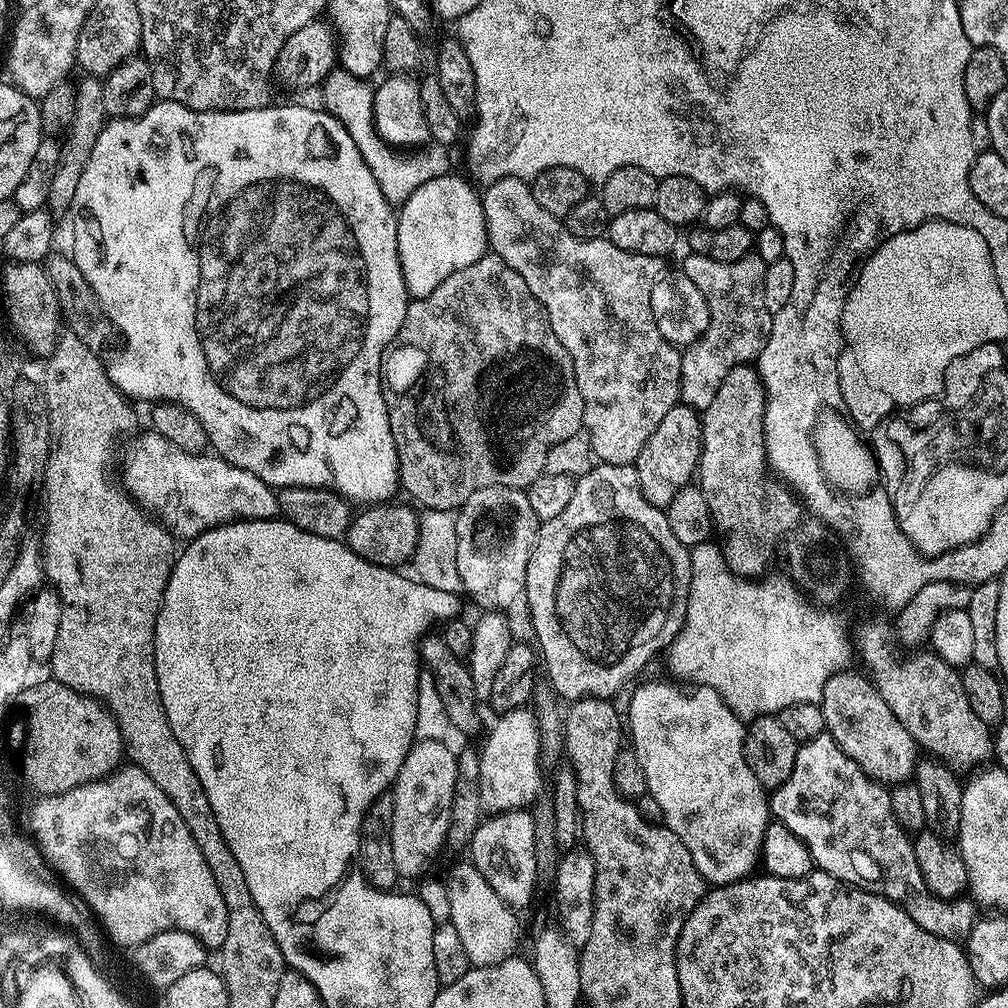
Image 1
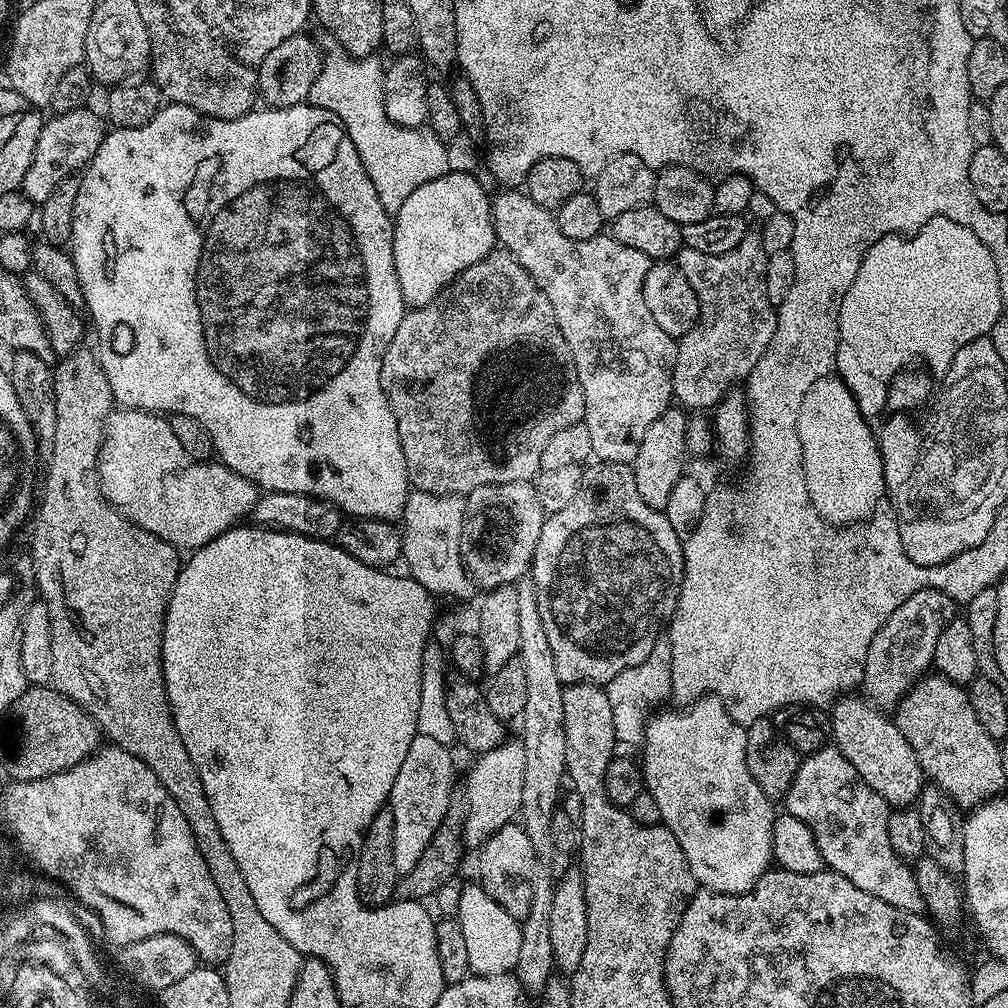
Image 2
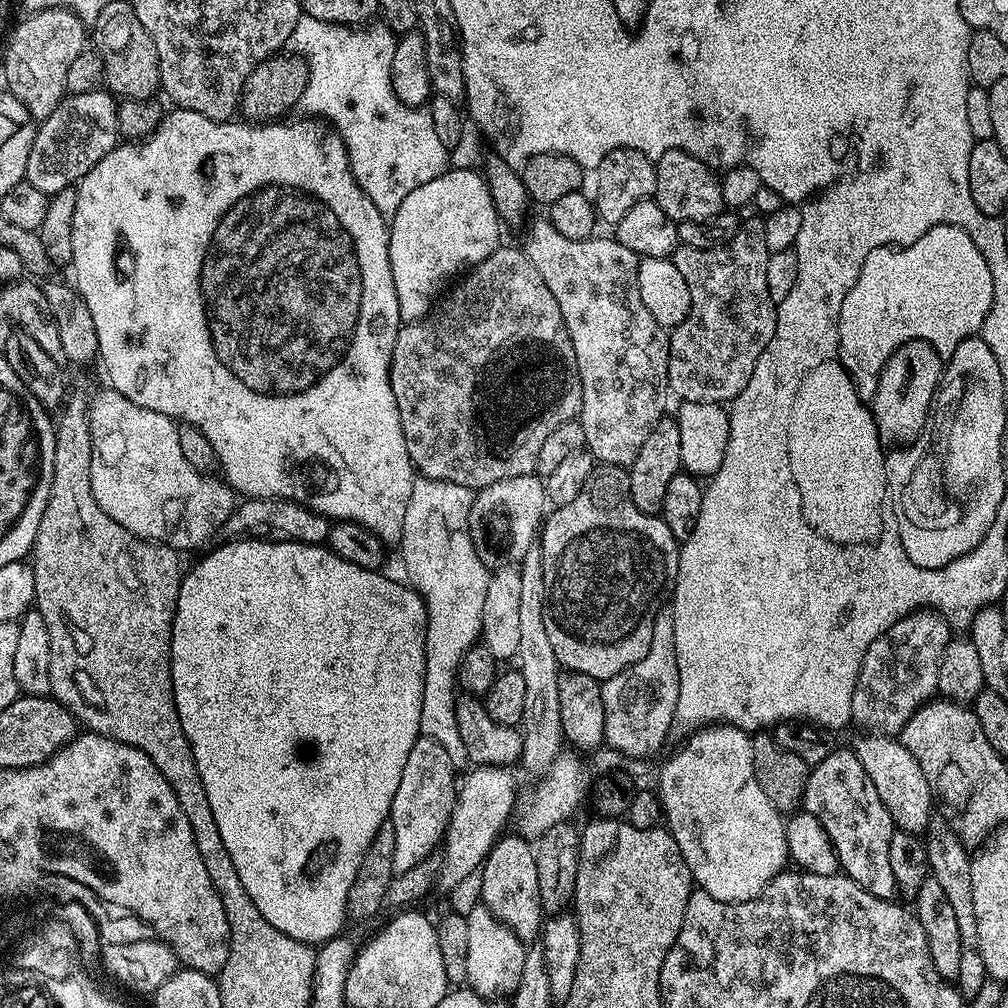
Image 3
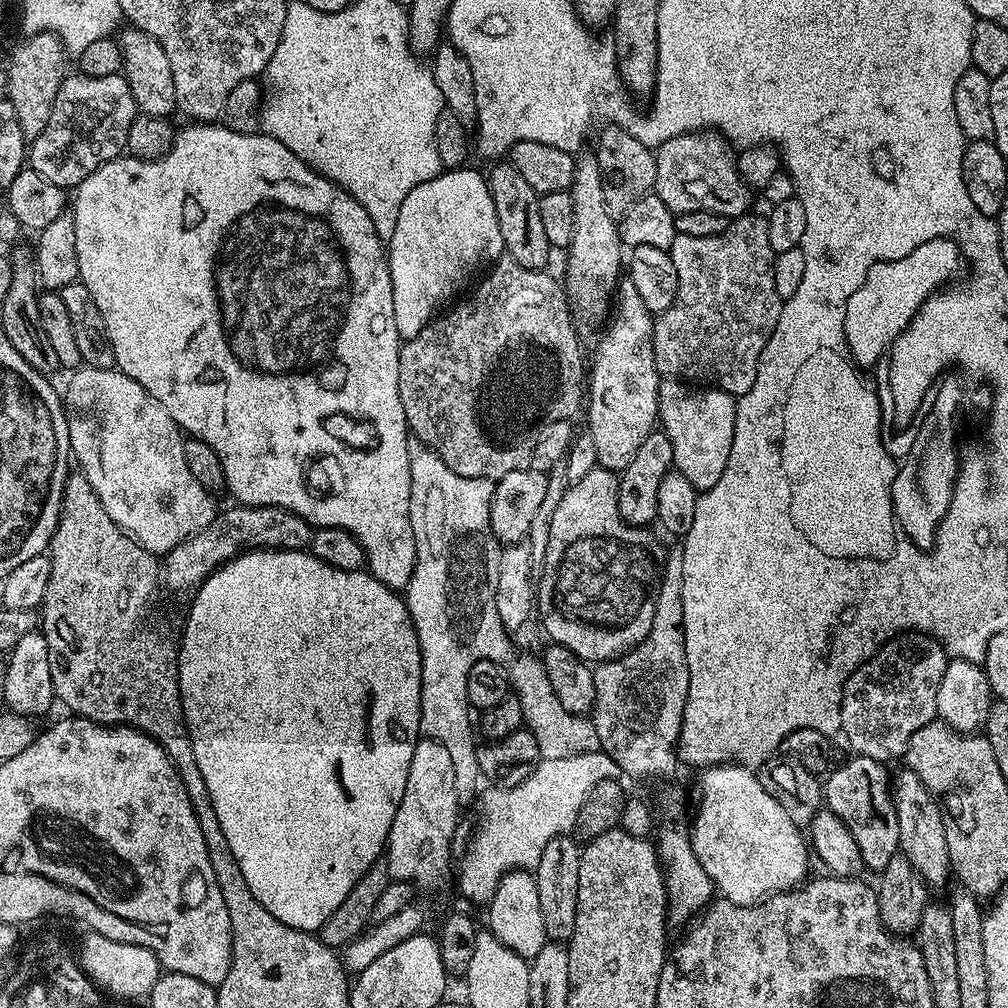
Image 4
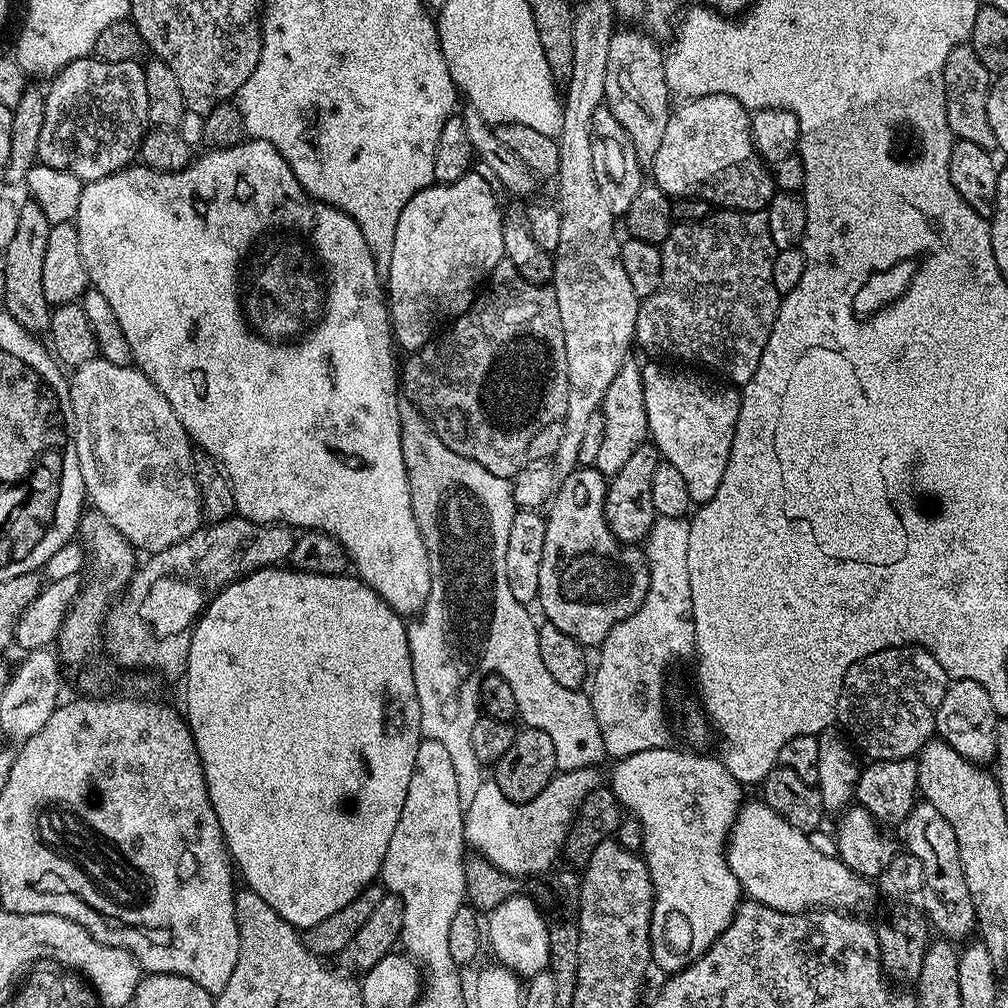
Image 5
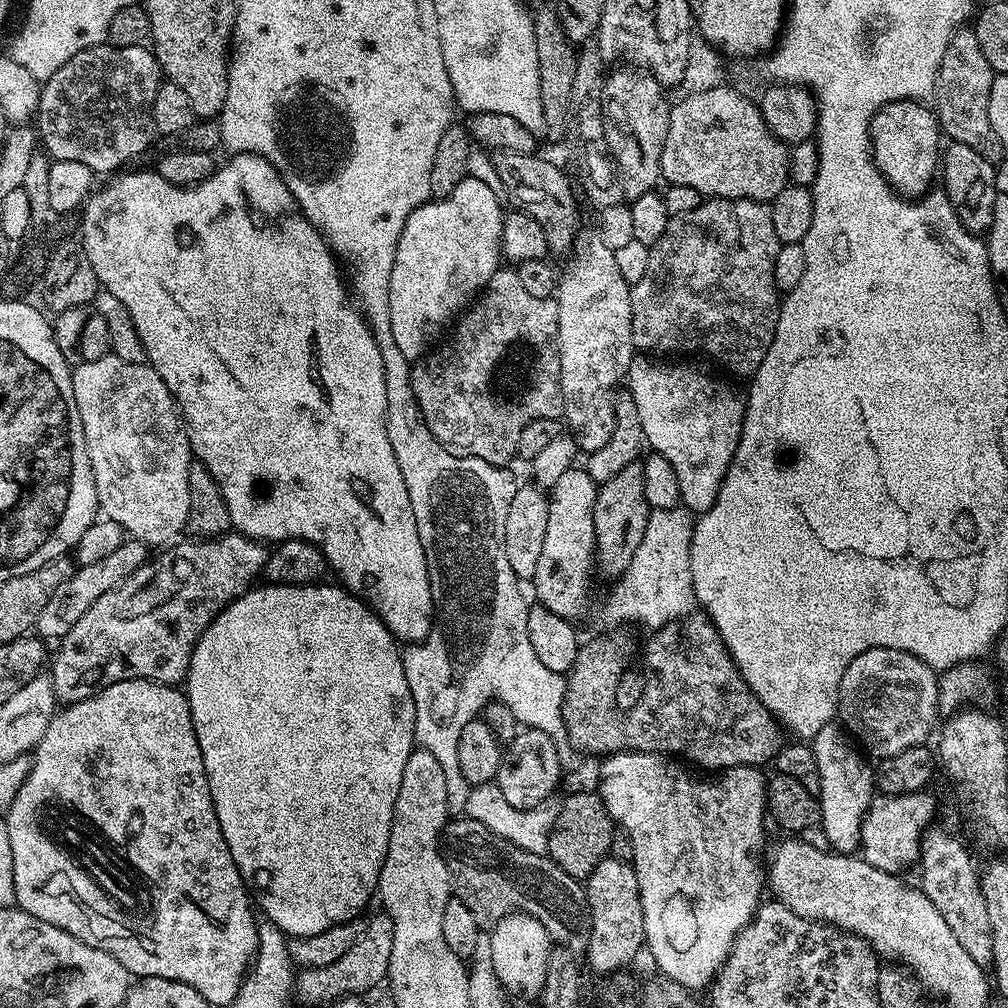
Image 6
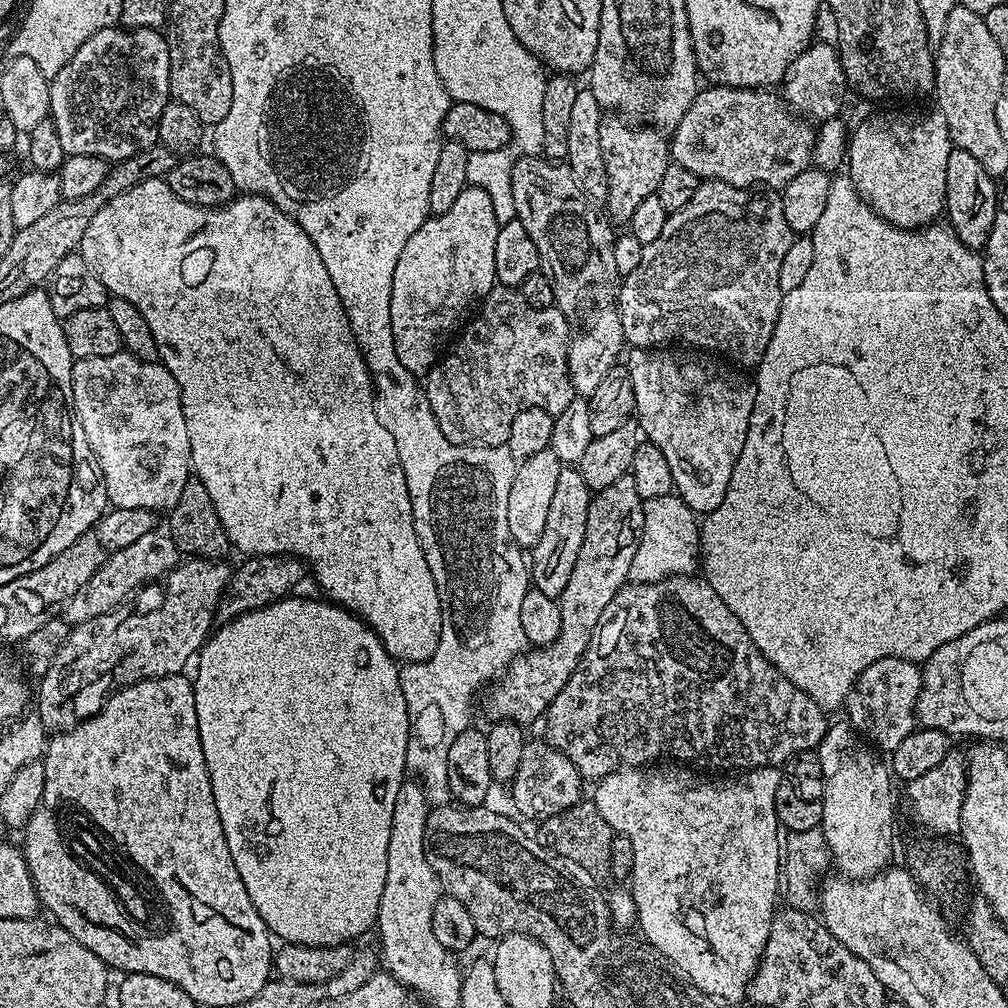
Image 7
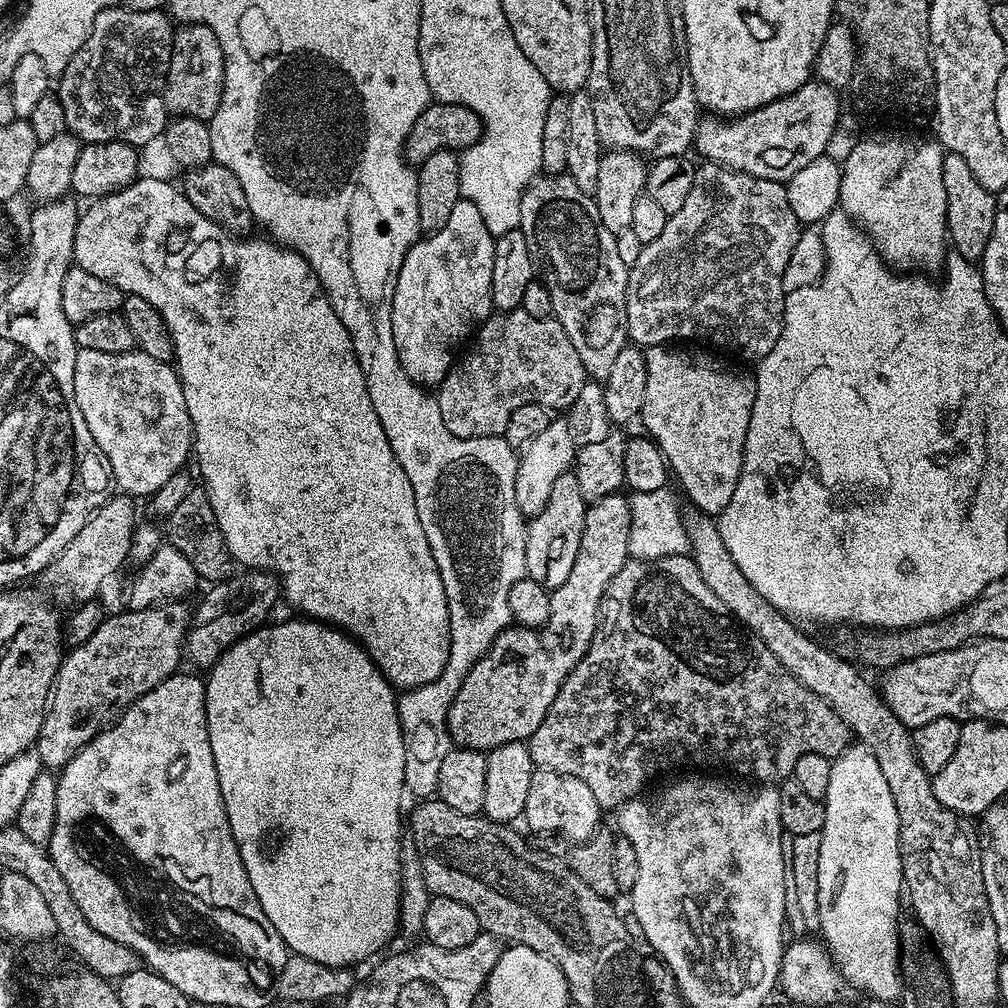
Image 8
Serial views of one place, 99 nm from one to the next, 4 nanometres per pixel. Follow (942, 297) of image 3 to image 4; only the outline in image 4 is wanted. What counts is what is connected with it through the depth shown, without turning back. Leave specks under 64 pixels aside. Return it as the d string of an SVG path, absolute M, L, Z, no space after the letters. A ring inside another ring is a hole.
M939 236L938 238L934 238L933 240L921 240L920 244L914 250L910 250L904 256L899 256L896 260L879 260L874 266L870 266L868 268L868 283L866 287L859 288L858 290L854 290L854 294L850 294L850 298L848 299L848 305L846 306L846 318L844 319L844 337L846 338L846 346L848 347L848 354L852 357L853 361L861 369L864 370L872 370L875 369L877 362L885 354L889 351L889 348L895 342L899 335L902 334L904 330L906 330L908 323L911 322L912 319L915 318L915 315L918 314L918 310L923 304L926 303L928 299L932 296L933 293L940 291L940 289L944 288L945 285L949 283L952 279L951 276L955 274L956 271L959 270L961 264L962 268L962 257L960 254L960 248L957 246L955 240L950 240L946 236Z

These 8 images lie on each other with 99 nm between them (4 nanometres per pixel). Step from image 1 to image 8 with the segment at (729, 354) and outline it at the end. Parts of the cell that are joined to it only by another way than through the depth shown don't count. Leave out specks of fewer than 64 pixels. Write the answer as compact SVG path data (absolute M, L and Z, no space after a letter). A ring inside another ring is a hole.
M704 162L697 167L694 186L686 198L686 206L678 210L678 214L669 216L666 230L654 238L654 242L643 245L638 254L638 262L630 265L628 273L628 301L626 314L628 315L628 338L636 346L664 346L669 342L688 342L693 336L696 340L709 340L720 348L729 348L740 356L759 358L770 354L774 350L774 342L778 342L778 334L782 334L784 325L784 297L782 274L786 274L786 266L794 254L802 235L800 219L794 214L790 206L787 187L781 181L767 180L751 176L745 172L738 172L735 168L726 168L722 164Z

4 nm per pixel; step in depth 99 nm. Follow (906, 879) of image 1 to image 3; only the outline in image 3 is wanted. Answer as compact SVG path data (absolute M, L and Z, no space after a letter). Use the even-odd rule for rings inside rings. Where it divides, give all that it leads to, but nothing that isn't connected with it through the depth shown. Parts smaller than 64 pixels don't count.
M837 750L830 758L811 765L802 808L820 820L836 850L843 875L883 900L897 895L894 873L890 871L890 838L894 825L855 751Z

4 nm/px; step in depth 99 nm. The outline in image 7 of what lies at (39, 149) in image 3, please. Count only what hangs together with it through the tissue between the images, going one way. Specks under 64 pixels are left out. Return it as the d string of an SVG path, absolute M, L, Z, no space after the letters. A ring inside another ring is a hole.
M120 26L107 27L98 30L92 37L87 38L82 43L81 48L64 66L58 71L56 76L50 80L50 110L49 117L54 122L58 130L58 142L62 146L65 157L69 156L101 156L102 159L109 162L119 162L130 158L130 154L138 154L150 146L158 143L160 135L158 134L158 122L162 110L170 103L170 54L168 53L168 37L163 31L154 28L134 28L125 30Z

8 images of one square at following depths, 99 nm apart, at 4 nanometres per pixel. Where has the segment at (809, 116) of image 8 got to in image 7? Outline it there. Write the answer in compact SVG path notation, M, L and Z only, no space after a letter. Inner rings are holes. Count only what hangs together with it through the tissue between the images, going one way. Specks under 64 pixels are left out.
M708 86L708 89L697 91L692 99L692 105L686 114L682 114L682 120L670 132L670 156L675 163L682 165L690 174L699 176L701 181L721 180L730 186L751 189L753 186L763 186L768 190L782 190L804 168L809 167L812 159L812 147L815 144L816 132L813 125L807 119L801 118L791 111L786 110L786 105L779 95L772 90L757 90L754 88L730 88L727 86Z

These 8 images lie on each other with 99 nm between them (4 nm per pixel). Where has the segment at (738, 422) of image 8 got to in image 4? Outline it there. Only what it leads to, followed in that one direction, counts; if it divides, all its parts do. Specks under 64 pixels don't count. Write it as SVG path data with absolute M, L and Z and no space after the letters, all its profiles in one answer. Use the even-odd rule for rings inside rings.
M667 378L660 381L658 424L674 446L672 463L675 471L683 474L697 493L710 490L714 482L722 478L726 462L730 462L730 446L734 446L736 401L737 397L721 388L693 386L682 380Z

